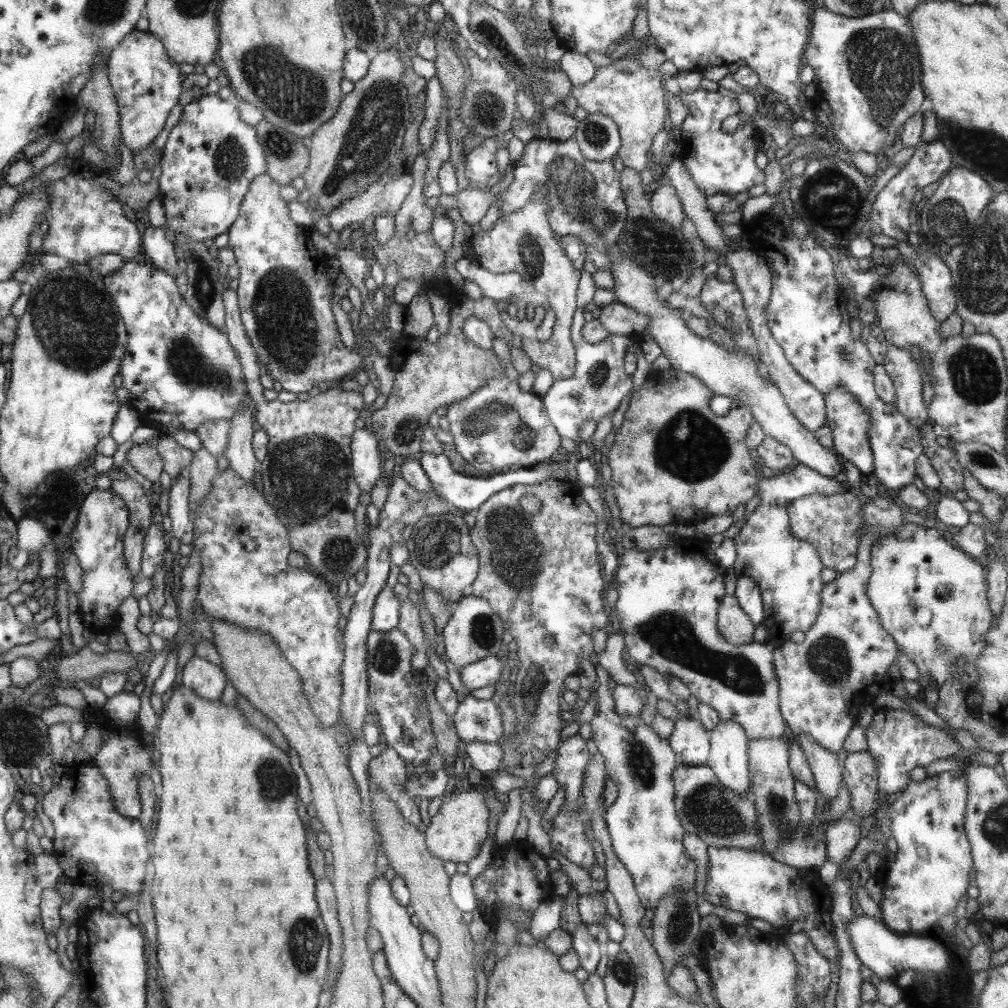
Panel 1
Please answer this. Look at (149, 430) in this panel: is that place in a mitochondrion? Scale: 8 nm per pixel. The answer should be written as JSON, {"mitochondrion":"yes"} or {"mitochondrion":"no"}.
{"mitochondrion":"no"}

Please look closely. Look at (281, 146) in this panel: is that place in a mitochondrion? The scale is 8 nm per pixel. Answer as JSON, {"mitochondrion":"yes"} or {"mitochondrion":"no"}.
{"mitochondrion":"yes"}

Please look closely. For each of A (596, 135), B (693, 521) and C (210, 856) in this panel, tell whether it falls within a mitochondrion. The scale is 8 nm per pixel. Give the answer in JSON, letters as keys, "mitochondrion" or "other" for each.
{"A":"mitochondrion","B":"other","C":"other"}

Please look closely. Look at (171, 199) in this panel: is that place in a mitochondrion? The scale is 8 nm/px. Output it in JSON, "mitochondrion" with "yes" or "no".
{"mitochondrion":"no"}

